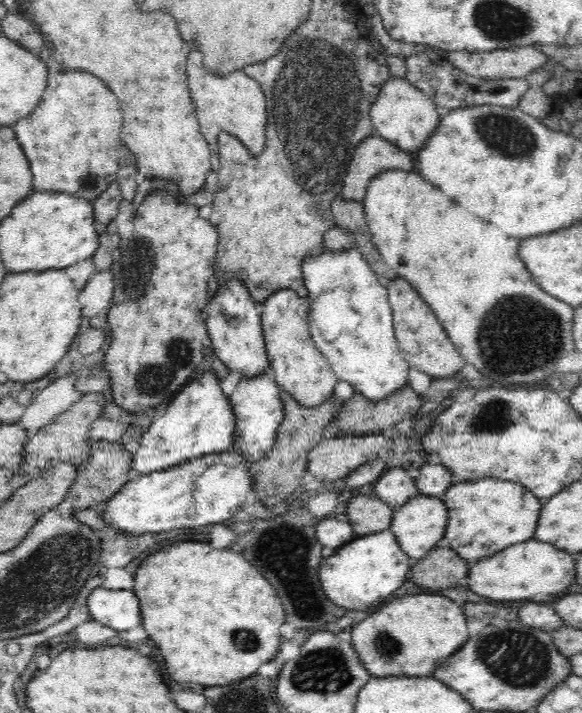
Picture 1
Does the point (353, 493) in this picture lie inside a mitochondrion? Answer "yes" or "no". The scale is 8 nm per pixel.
no

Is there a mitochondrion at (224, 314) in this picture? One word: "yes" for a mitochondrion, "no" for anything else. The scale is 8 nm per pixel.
no

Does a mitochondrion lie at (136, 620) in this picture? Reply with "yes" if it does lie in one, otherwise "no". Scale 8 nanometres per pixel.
no

